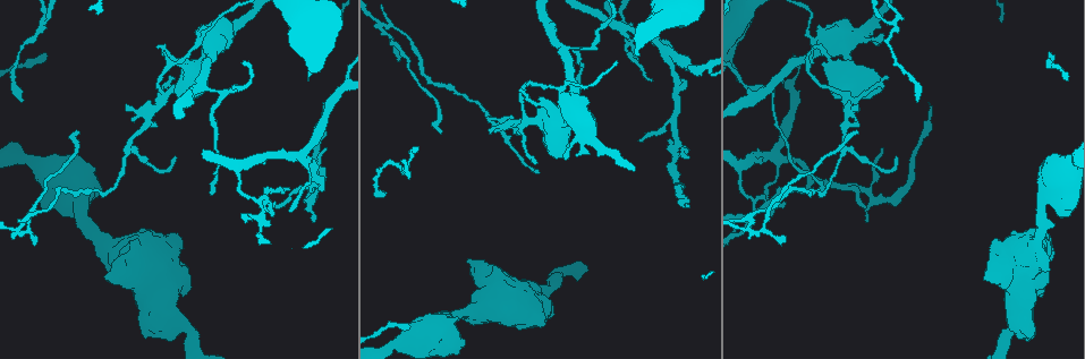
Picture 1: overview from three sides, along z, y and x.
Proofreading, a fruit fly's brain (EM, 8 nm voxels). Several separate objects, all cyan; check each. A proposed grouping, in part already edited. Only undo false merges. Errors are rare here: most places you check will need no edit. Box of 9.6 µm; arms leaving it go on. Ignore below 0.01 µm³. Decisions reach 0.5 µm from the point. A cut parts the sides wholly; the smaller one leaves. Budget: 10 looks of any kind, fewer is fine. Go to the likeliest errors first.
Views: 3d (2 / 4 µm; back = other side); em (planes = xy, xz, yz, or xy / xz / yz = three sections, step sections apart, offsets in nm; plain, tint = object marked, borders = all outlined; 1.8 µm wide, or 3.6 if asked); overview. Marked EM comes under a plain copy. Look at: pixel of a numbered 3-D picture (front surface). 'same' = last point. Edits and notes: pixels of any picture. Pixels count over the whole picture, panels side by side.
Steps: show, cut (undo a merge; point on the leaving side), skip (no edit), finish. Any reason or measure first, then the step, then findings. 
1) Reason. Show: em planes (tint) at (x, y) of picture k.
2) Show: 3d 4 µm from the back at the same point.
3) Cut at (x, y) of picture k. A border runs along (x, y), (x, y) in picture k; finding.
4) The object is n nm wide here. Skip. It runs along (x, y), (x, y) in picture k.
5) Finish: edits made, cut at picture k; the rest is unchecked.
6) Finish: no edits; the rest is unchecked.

Sudden change in width. Show: 3d 4 µm at (756, 199) of picture 1.

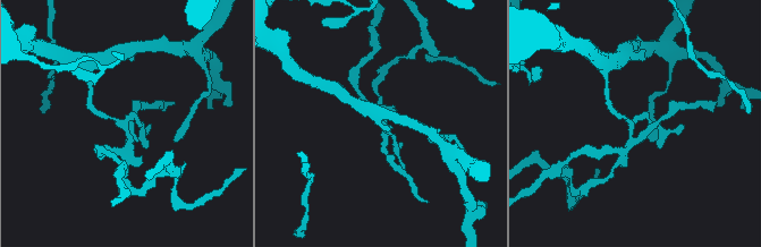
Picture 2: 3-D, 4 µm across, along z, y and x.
Need the tissue. Show: em planes (tint) at (122, 121) of picture 2.

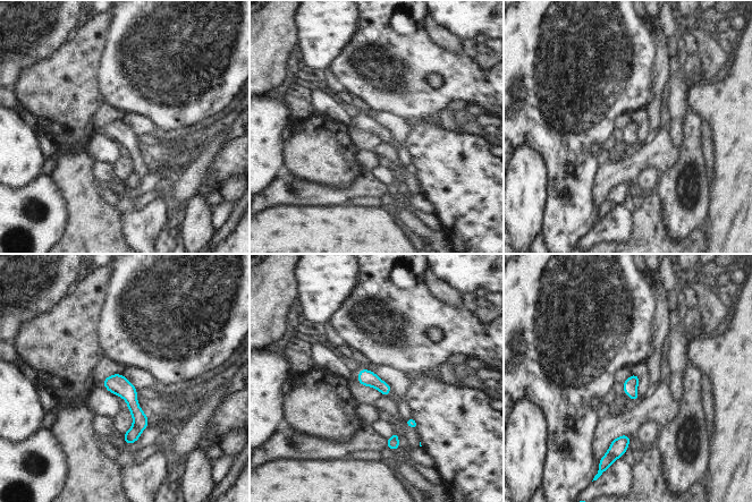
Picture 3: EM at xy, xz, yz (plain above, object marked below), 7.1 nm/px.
The object is 100 nm wide here. Cut at (618, 447) of picture 3. Two neurons meet here.

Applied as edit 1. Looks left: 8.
See it whole again. Show: overview.

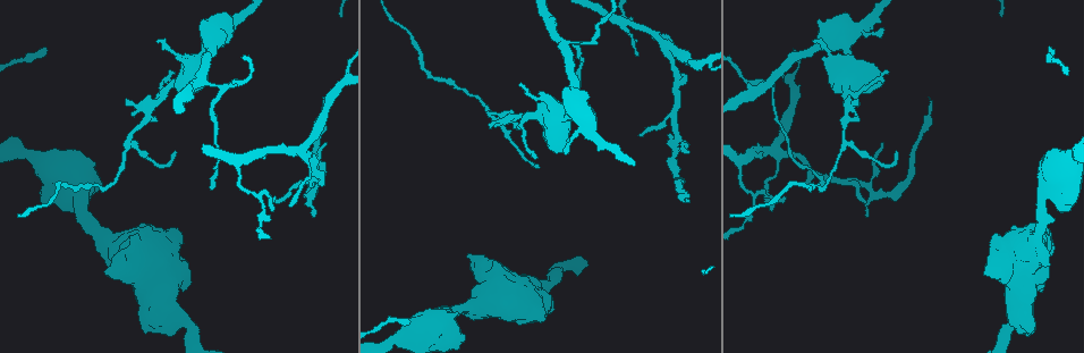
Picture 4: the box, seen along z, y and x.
Abrupt turn. Show: 3d 4 µm at (566, 44) of picture 4.

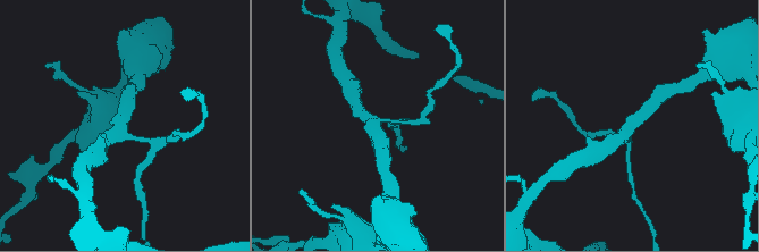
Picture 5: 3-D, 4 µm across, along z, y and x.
Show: em yz step 8 (tint) at (626, 130) of picture 5.

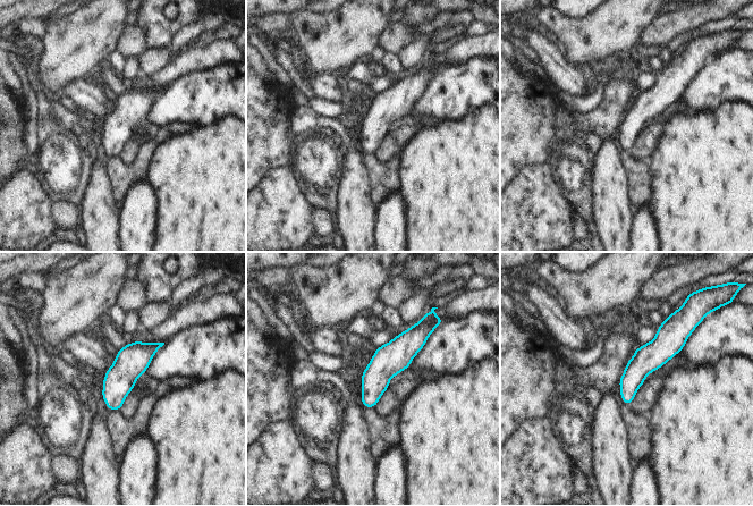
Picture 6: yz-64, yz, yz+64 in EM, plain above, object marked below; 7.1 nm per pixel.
Show: em planes (tint) at the same point.

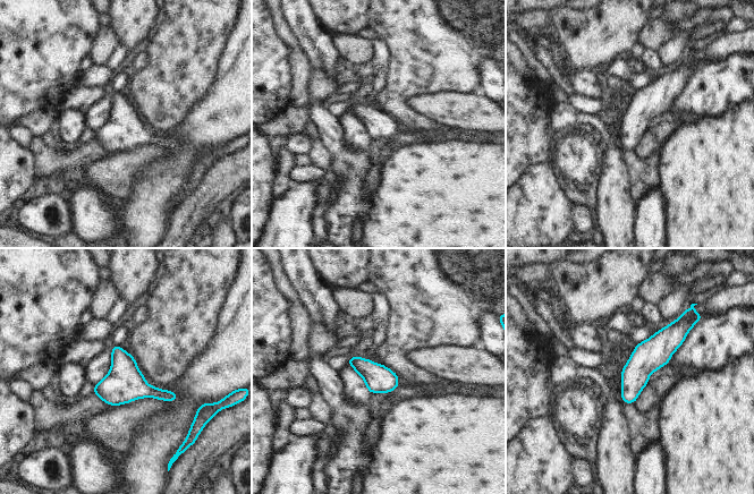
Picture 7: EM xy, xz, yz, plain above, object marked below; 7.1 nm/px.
Skip. It runs along (676, 323), (635, 373), (626, 400) in picture 7; all the same neuron.

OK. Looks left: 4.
Four or more arms meet. Show: em 3.6 µm planes (tint) at (774, 150) of picture 4.

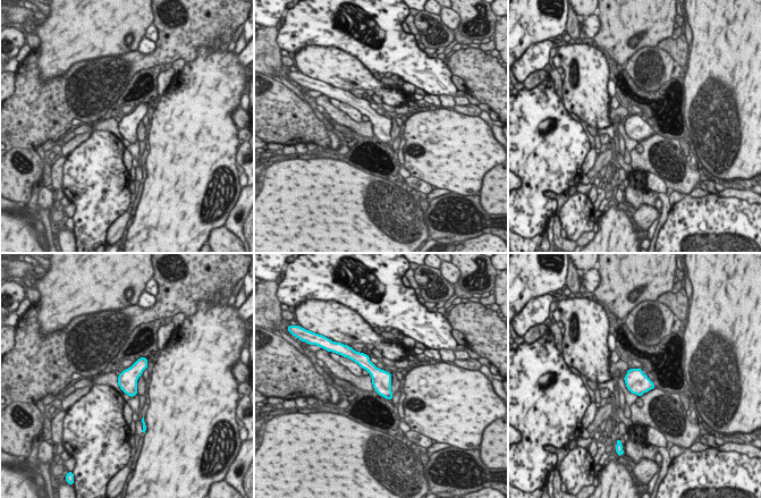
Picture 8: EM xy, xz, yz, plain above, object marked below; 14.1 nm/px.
Skip. All the same neuron.

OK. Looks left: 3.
Sudden change in width. Show: 3d 4 µm at (209, 38) of picture 4.

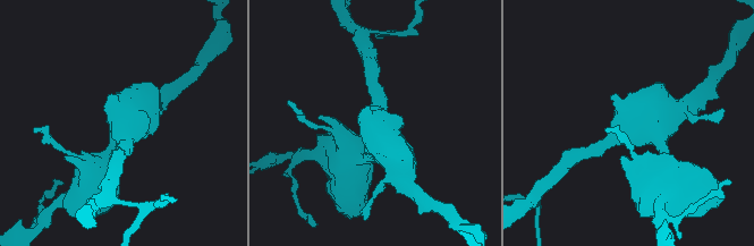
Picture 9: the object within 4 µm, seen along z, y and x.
Show: em 3.6 µm planes (tint) at (127, 123) of picture 9.

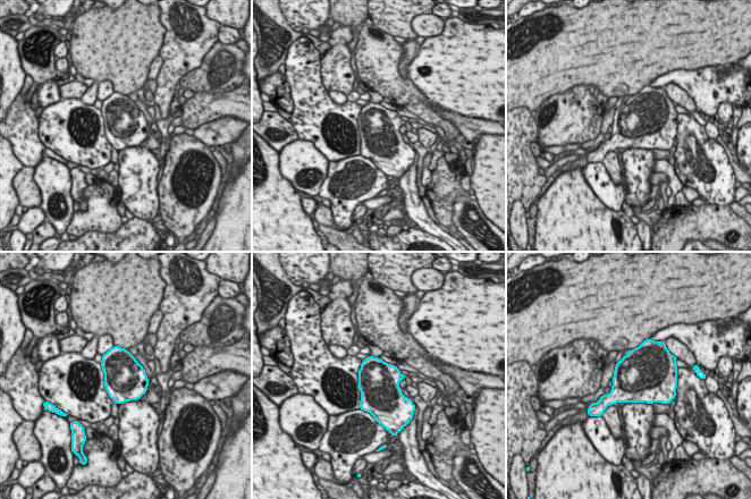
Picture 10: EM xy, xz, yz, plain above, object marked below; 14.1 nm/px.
Skip. One neuron here.

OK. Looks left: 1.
Finish: edits made, cut at picture 3; the rest is unchecked.

